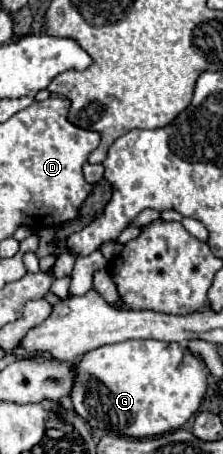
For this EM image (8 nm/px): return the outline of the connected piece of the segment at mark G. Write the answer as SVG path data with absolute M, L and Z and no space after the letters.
M127 340L113 346L101 346L83 354L83 358L75 364L77 380L71 392L71 402L75 412L87 420L89 426L109 430L121 436L131 438L147 438L159 436L171 430L181 428L199 408L205 390L207 390L207 366L203 360L195 358L189 348L171 342L157 340Z

